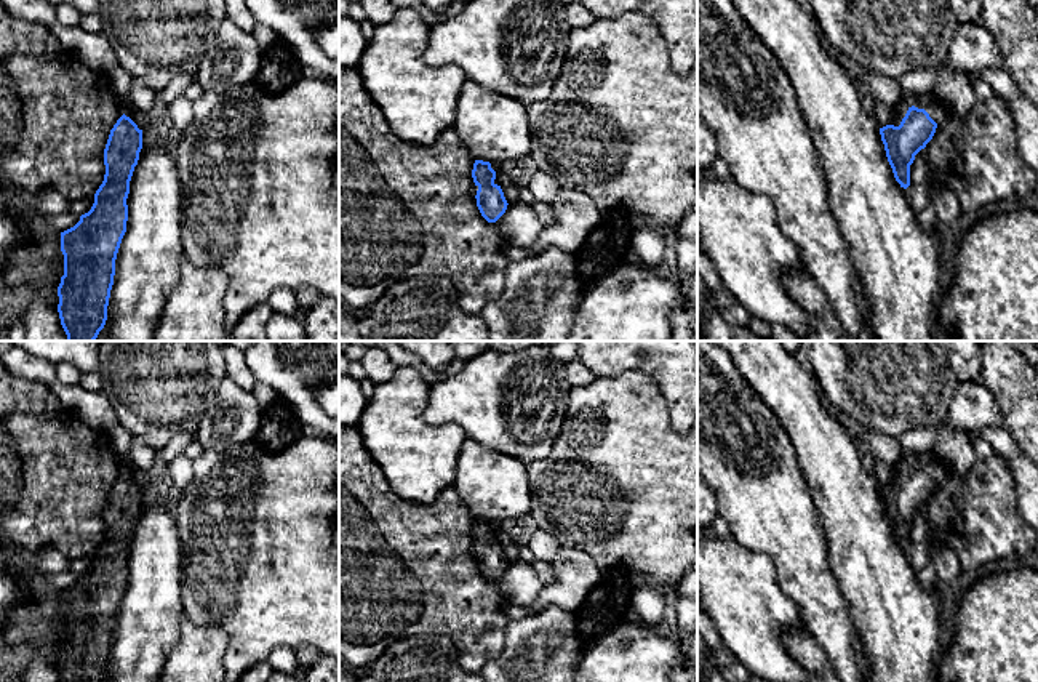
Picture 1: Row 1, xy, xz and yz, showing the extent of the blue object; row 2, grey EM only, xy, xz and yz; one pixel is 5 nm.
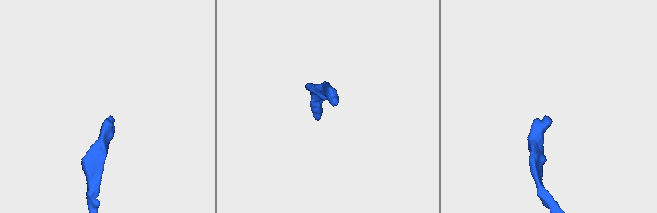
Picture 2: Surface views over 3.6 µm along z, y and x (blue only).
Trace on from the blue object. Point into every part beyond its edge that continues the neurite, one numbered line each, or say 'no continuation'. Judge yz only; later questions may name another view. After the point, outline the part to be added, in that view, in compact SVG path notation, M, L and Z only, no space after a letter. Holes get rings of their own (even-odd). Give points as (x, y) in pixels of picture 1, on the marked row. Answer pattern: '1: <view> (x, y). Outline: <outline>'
1: yz (936, 109). Outline: M932 93L920 96L913 104L924 109L936 123L940 123L952 112L952 106L945 101L940 102Z

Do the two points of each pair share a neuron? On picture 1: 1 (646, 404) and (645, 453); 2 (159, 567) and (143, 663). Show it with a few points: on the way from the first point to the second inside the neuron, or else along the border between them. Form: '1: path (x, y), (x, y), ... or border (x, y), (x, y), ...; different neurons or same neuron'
1: path (645, 417), (645, 441); same neuron
2: path (152, 591), (147, 628), (143, 639); same neuron

